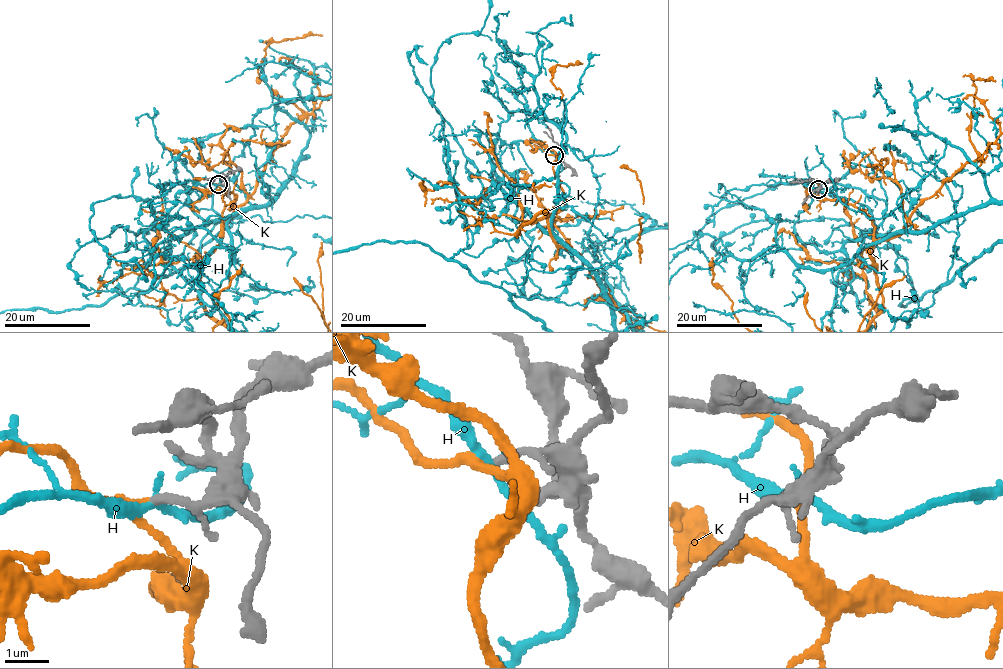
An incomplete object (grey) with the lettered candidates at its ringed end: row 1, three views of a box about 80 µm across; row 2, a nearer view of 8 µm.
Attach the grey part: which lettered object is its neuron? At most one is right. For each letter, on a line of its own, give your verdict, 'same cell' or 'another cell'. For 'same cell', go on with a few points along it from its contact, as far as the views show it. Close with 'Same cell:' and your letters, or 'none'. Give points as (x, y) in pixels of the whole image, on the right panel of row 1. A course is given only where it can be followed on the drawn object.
H: another cell
K: same cell
Same cell: K

